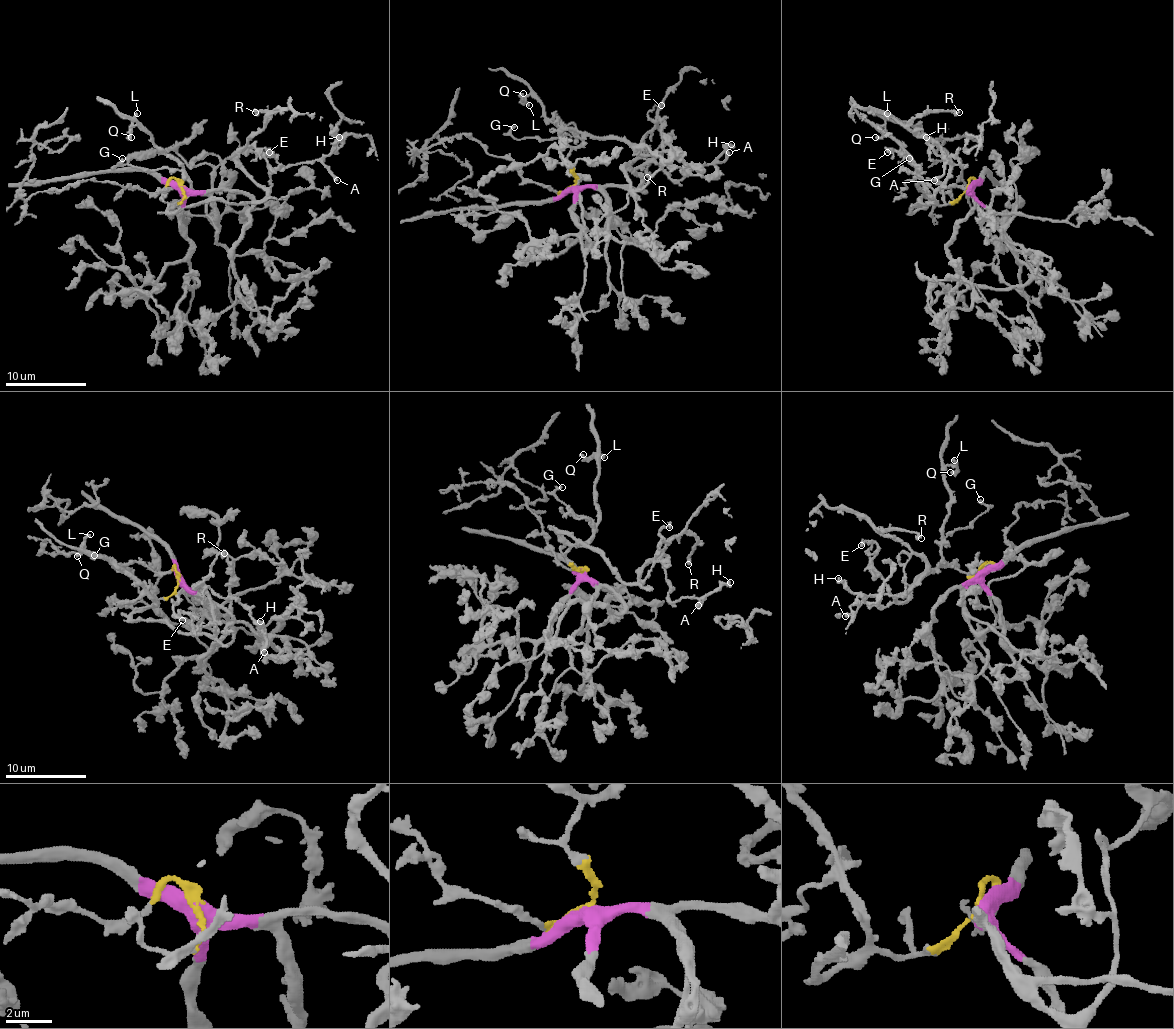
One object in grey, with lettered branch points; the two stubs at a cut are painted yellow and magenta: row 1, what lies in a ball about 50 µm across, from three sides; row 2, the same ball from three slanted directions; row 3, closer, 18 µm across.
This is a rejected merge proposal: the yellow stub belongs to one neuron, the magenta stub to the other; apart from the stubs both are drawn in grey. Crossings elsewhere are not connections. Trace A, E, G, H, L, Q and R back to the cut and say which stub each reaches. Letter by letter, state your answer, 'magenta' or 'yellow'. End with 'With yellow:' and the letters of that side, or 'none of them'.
A: yellow
E: yellow
G: yellow
H: yellow
L: yellow
Q: yellow
R: yellow
With yellow: A, E, G, H, L, Q, R

